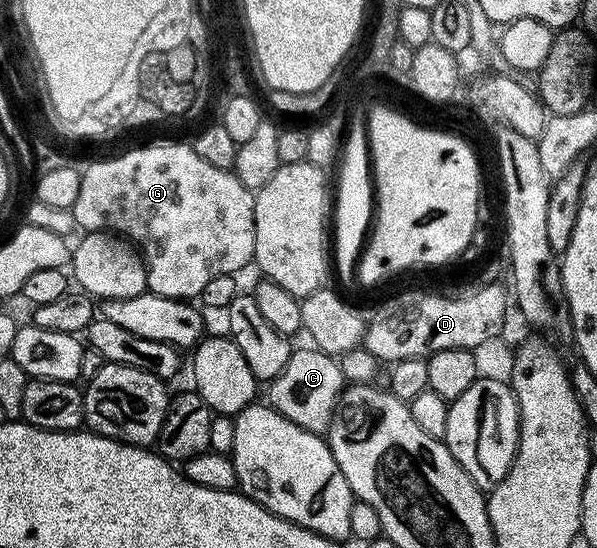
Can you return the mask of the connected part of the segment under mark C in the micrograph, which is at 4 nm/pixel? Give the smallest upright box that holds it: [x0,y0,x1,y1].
[266,346,345,434]

